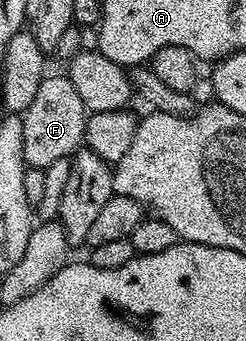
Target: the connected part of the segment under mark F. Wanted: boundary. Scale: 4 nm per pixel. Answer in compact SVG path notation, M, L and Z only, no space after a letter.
M45 75L42 86L38 86L38 95L34 102L26 106L22 113L22 150L24 163L29 168L50 166L50 162L69 159L84 144L84 131L90 113L85 108L78 90L68 80L67 75Z

